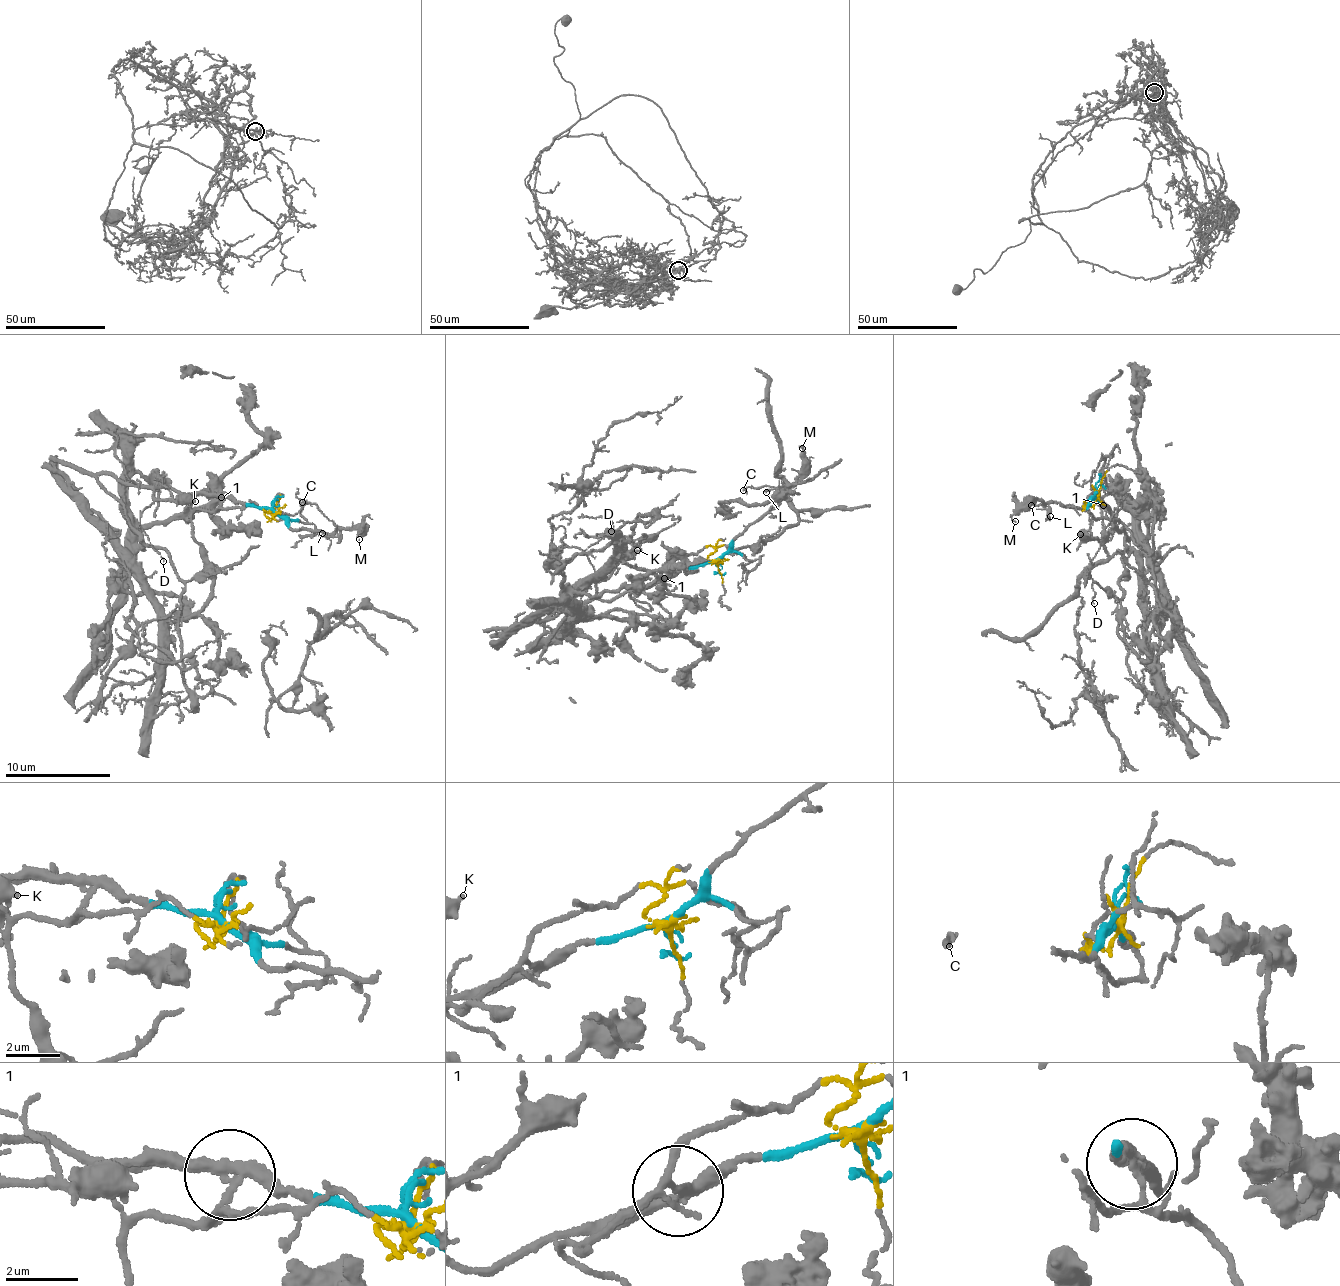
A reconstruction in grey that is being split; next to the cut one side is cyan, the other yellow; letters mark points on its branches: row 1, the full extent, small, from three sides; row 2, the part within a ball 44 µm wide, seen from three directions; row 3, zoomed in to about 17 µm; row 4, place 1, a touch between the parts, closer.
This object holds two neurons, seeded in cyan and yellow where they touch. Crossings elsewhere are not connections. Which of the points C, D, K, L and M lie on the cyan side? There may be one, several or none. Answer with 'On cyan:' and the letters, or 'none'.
On cyan: C, D, K, L, M

